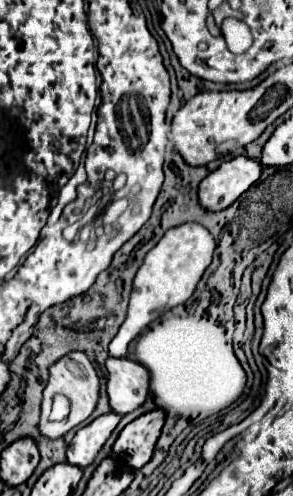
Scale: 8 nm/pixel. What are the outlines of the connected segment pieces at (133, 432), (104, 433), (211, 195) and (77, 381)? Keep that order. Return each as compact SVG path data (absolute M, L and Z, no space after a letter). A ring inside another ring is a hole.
M156 408L138 416L120 432L112 452L124 458L124 464L130 466L132 470L142 468L152 456L152 450L156 440L160 438L164 420L166 420L166 414L162 412L162 408Z
M108 412L94 418L84 428L80 428L68 446L68 462L80 468L86 468L88 464L92 464L96 454L104 446L104 442L110 438L114 428L118 426L120 418L122 416L118 416L116 412Z
M236 156L210 172L198 190L200 204L206 210L224 210L244 194L262 174L262 164L250 156Z
M70 352L70 354L66 354L64 358L60 358L58 362L54 362L54 364L50 366L50 380L48 380L48 386L46 386L46 390L44 390L42 416L40 416L40 432L42 432L44 436L48 436L48 438L60 438L60 436L66 434L68 430L72 430L74 426L78 426L80 422L84 422L84 420L92 414L92 410L96 408L98 390L100 390L100 378L98 378L98 374L96 374L92 362L88 360L88 356L86 356L84 352ZM68 360L74 360L76 364L80 364L86 374L74 374L74 370L70 372L70 368L66 366ZM56 394L62 394L62 396L66 396L66 398L70 400L70 414L68 414L68 418L58 420L58 422L48 420L48 416L50 416L50 412L52 412L52 398L54 398Z

